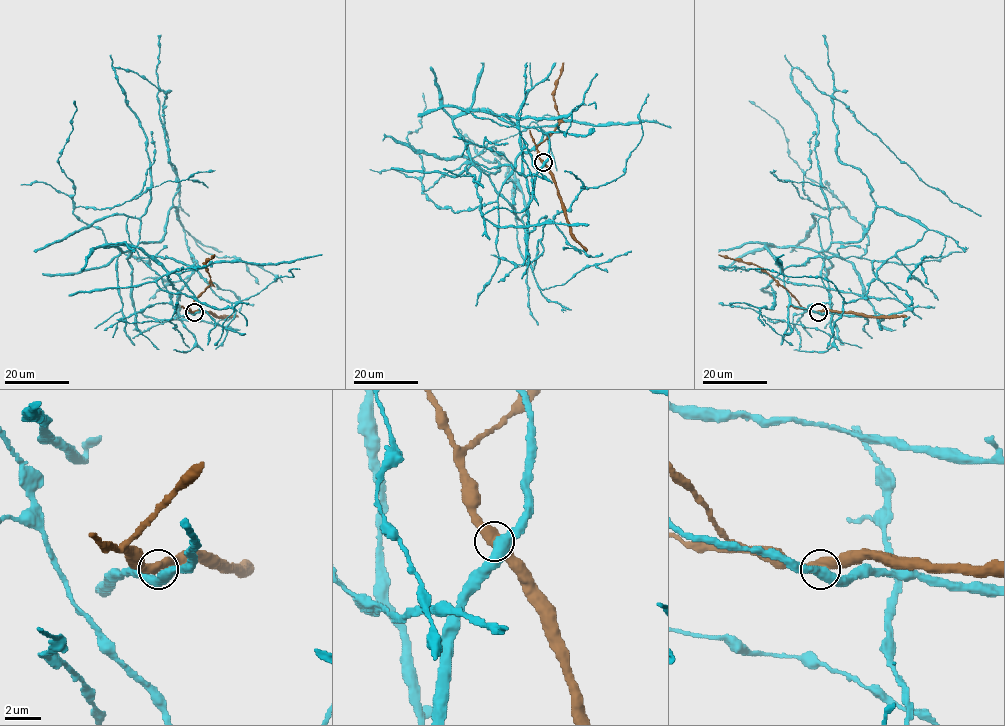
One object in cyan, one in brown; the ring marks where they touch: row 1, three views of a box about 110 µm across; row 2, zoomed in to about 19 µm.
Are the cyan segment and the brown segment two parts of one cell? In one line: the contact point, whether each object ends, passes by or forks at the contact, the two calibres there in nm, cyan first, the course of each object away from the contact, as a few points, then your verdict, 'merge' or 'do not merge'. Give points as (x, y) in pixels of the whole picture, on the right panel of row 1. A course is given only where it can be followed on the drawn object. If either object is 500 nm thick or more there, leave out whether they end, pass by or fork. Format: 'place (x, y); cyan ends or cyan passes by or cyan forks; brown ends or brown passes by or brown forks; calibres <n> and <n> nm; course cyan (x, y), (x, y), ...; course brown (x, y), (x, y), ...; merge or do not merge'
place (818, 312); cyan passes by; brown passes by; calibres 440 and 460 nm; course cyan (818, 313), (790, 303), (766, 248), (824, 251), (832, 241), (817, 114), (793, 68), (923, 182), (980, 216); course brown (818, 312), (803, 308), (786, 288), (756, 265), (719, 254); merge

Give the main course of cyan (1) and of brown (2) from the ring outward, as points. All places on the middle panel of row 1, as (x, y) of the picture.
1: (542, 162), (538, 129), (487, 110), (453, 120), (487, 176), (499, 162), (464, 135), (515, 170), (538, 324)
2: (542, 162), (537, 147), (559, 124), (554, 100), (555, 82), (563, 63)

